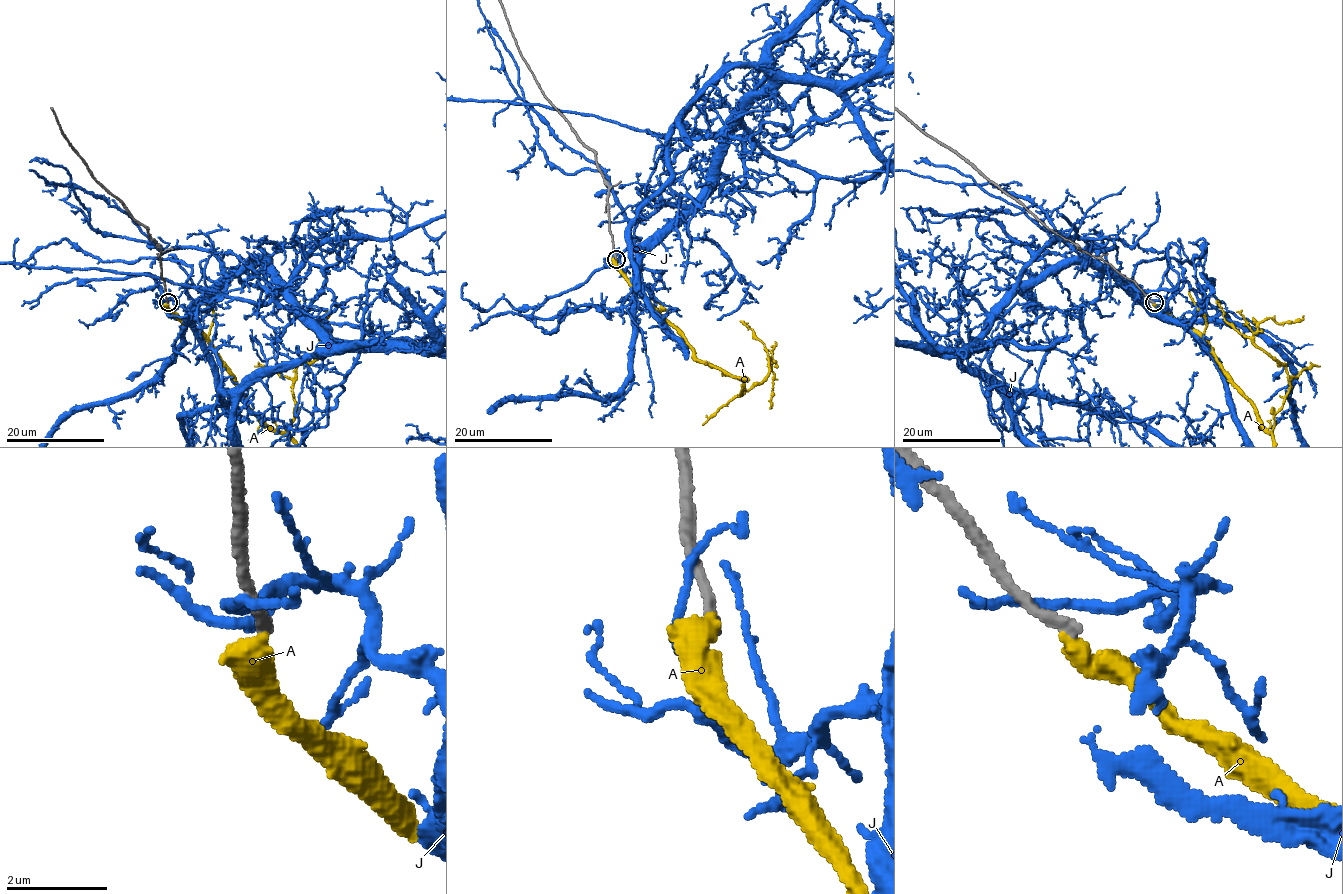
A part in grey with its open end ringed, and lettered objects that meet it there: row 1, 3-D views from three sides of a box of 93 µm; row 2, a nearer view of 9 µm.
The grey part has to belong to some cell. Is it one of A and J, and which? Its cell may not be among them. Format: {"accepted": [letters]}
{"accepted": []}

